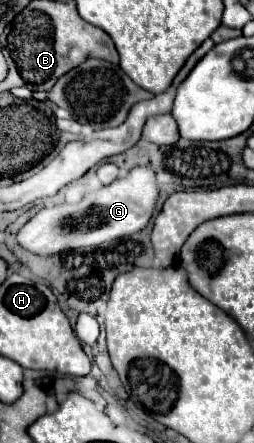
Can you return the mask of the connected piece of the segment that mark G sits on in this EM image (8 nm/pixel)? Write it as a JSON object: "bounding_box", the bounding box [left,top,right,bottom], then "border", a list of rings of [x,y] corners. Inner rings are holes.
{"bounding_box":[17,166,159,256],"border":[[[135,166],[127,172],[125,178],[119,178],[107,186],[101,186],[95,192],[83,196],[77,204],[59,204],[39,210],[19,232],[17,242],[21,248],[37,256],[53,256],[61,252],[91,252],[99,250],[105,244],[131,236],[147,226],[157,204],[159,188],[155,172],[149,166]]]}

